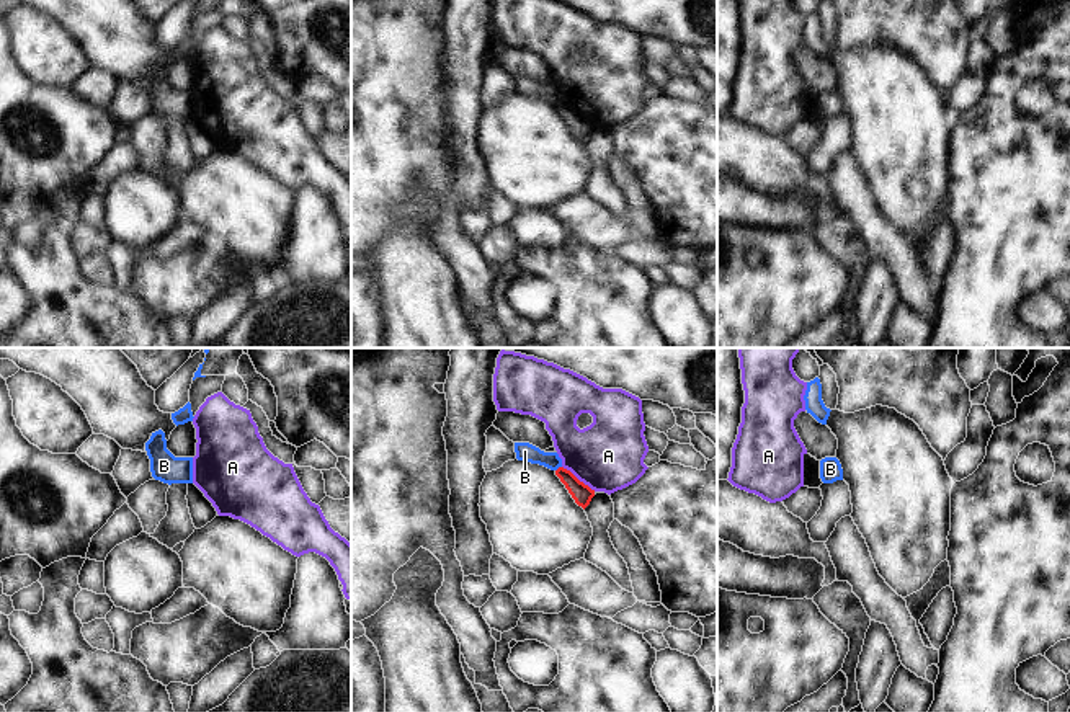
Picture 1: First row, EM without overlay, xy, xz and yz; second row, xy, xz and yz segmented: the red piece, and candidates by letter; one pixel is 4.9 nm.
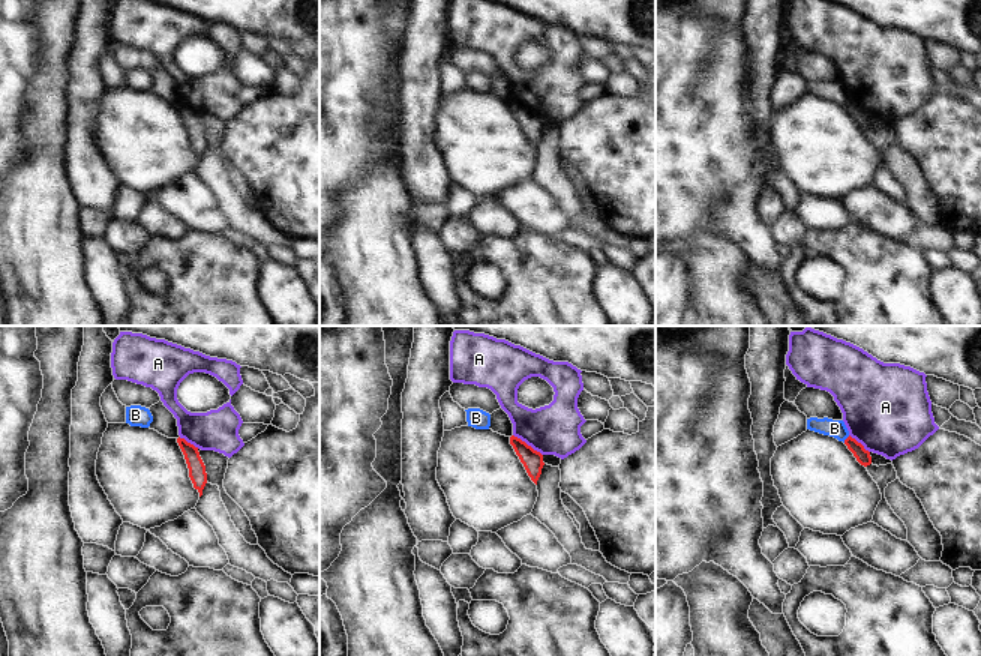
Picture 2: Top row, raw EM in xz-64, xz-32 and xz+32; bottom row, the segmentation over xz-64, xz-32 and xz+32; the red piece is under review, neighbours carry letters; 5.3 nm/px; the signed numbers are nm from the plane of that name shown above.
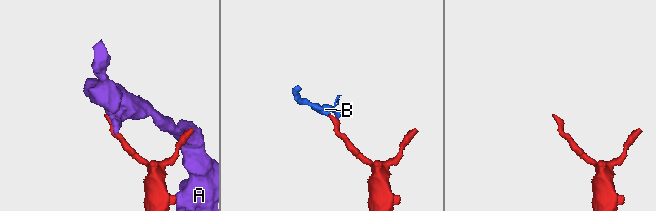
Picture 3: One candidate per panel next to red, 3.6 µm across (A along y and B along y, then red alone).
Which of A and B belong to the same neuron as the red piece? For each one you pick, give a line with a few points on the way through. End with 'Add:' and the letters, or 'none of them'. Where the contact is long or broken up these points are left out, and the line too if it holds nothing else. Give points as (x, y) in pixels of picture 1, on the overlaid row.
Add: none of them

